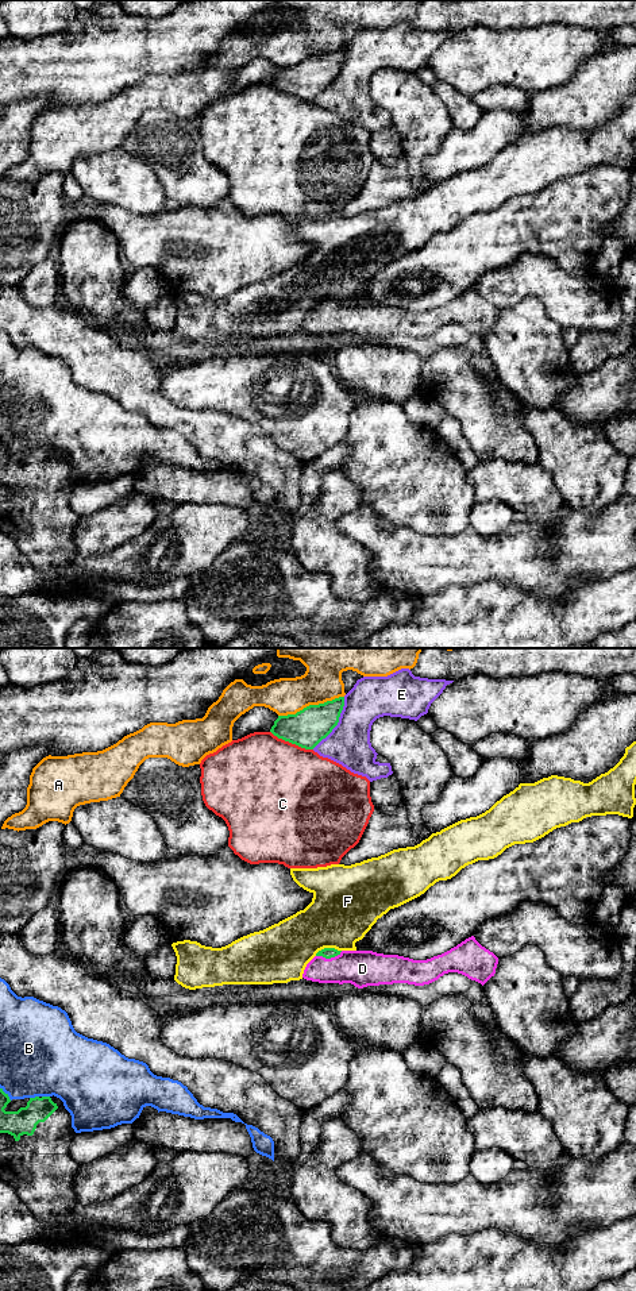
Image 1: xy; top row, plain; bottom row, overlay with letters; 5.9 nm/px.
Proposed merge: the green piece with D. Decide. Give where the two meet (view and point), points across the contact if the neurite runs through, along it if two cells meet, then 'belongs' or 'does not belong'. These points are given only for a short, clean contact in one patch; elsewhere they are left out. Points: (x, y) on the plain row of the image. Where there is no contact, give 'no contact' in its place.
contact xy (328, 309); way xy (327, 304), (328, 309), (340, 319), (362, 320); belongs

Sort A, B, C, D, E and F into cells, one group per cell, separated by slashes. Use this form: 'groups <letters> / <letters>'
groups A / B / C / D / E / F

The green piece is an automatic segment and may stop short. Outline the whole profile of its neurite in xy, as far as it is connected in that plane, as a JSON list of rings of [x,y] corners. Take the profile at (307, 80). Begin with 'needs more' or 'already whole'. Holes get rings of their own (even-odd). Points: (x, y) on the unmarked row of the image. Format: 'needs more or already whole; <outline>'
already whole; [[[344,49],[309,57],[296,66],[278,68],[270,84],[292,96],[313,101],[338,77]]]

